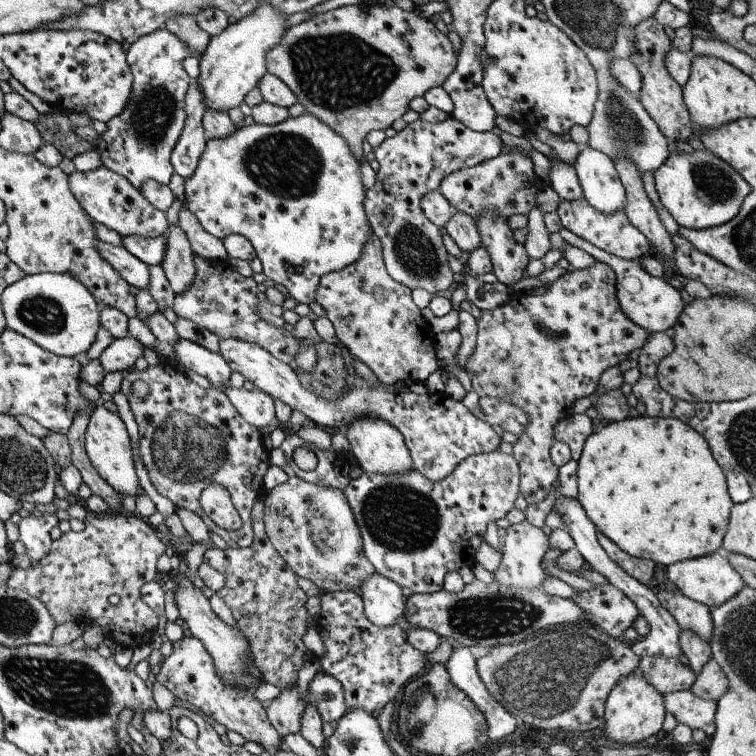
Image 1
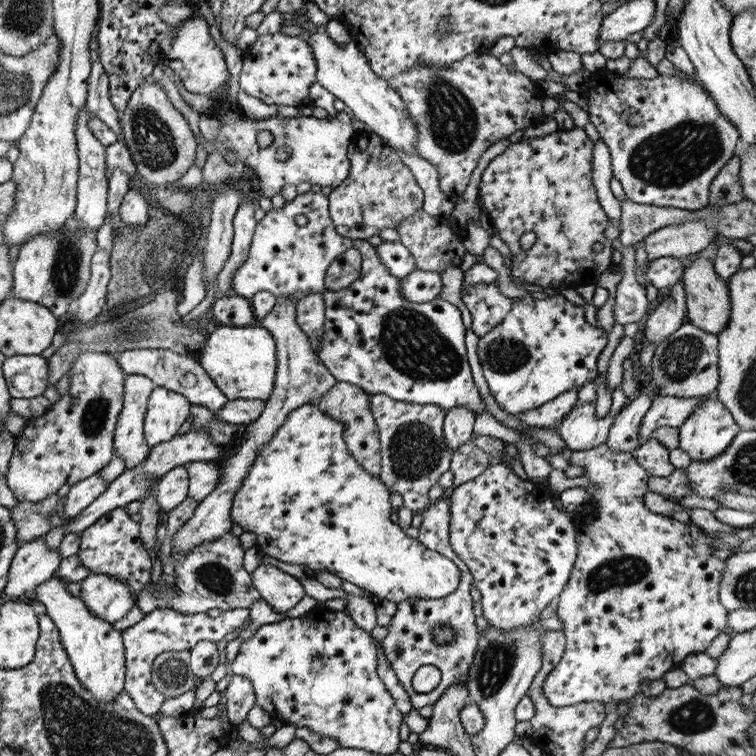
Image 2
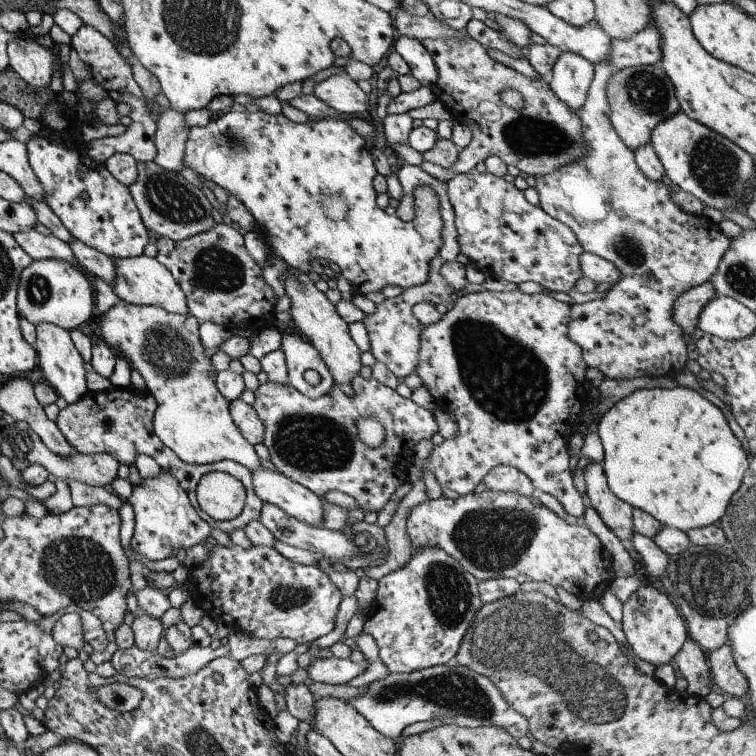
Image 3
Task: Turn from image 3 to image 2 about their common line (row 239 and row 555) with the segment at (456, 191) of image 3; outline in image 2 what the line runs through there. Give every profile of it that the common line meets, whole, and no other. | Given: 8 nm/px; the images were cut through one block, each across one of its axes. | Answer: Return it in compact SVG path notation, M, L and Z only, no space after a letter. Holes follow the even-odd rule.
M493 462L475 476L473 480L467 480L459 486L452 487L446 493L449 498L449 544L451 550L463 561L472 576L472 586L481 594L481 610L483 618L490 626L493 626L497 632L515 631L519 626L527 626L537 619L539 612L553 600L555 596L561 593L562 588L567 584L569 573L575 564L577 558L577 544L575 544L575 524L574 512L567 510L558 511L555 508L555 498L550 494L547 486L537 485L531 481L525 481L517 477L509 465L501 462Z

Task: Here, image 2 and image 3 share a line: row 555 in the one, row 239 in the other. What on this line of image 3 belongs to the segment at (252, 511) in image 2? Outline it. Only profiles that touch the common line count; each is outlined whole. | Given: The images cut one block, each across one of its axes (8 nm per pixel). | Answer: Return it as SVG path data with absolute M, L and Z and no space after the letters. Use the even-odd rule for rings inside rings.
M227 112L215 120L209 121L203 127L190 127L187 132L187 140L184 144L183 158L181 158L182 168L191 168L196 174L201 175L205 180L217 184L219 188L223 188L229 198L234 198L241 202L249 211L249 214L257 222L257 226L261 226L265 230L266 246L271 246L271 250L275 252L278 260L286 262L291 268L297 268L299 272L311 271L309 262L317 260L323 264L333 262L339 267L339 274L347 281L353 293L367 294L380 292L386 286L399 286L399 288L409 288L419 286L427 282L429 260L439 254L441 248L441 216L439 216L439 200L437 194L429 188L429 186L417 186L413 190L415 195L415 216L413 220L402 221L394 215L387 215L383 210L377 207L375 202L377 193L371 185L373 176L377 174L373 160L371 159L370 145L368 145L355 130L351 130L351 126L347 126L347 122L337 120L337 118L327 118L317 121L307 121L302 123L291 122L285 116L280 114L265 114L264 112Z

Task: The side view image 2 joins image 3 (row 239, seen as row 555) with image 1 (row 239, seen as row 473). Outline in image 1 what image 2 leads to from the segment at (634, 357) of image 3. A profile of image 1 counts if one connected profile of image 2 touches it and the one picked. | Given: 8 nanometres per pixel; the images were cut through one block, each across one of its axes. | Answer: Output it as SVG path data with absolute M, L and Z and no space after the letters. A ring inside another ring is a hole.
M559 198L559 204L557 204L555 212L563 228L566 228L569 232L573 232L579 238L583 238L589 244L593 244L595 248L607 252L607 254L631 260L631 258L641 258L641 256L651 253L647 238L628 221L623 210L617 210L617 212L605 216L605 214L601 214L601 212L597 212L597 210L591 208L585 202L584 198L573 200L573 202L567 202L567 200Z

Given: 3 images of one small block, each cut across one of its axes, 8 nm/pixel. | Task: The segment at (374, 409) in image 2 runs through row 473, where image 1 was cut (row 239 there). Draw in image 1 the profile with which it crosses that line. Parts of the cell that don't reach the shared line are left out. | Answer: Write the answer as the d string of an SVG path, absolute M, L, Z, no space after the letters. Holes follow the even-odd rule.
M449 116L435 124L415 120L391 138L385 137L375 147L372 153L379 167L374 172L373 186L365 191L363 210L371 230L381 243L385 270L395 282L410 291L423 288L431 296L445 292L451 286L453 272L447 265L449 260L441 232L423 214L419 200L427 192L437 190L443 176L495 158L499 145L498 136L492 132L475 132Z

